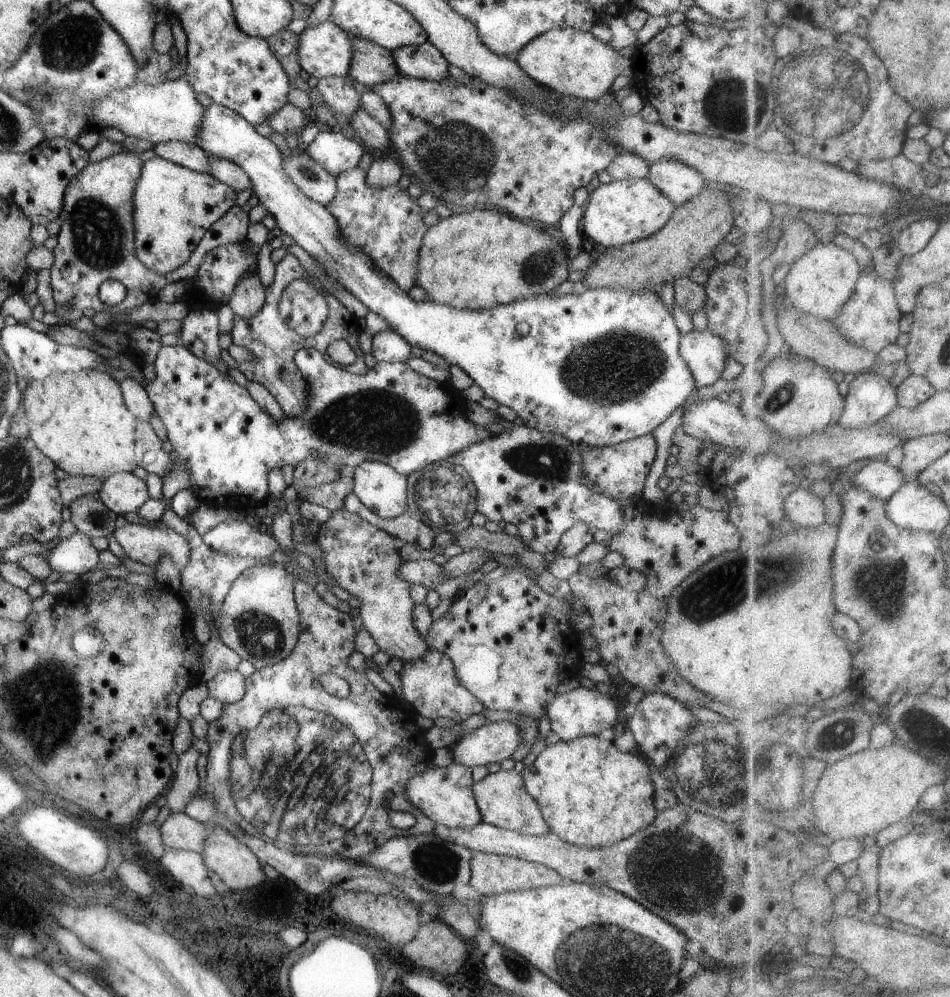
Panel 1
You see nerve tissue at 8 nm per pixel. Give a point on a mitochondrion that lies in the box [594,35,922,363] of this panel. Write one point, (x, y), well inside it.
(824, 90)

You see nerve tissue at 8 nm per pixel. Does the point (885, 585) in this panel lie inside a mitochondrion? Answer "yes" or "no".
yes

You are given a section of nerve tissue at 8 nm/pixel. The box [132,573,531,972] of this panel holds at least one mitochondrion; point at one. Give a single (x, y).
(299, 773)

